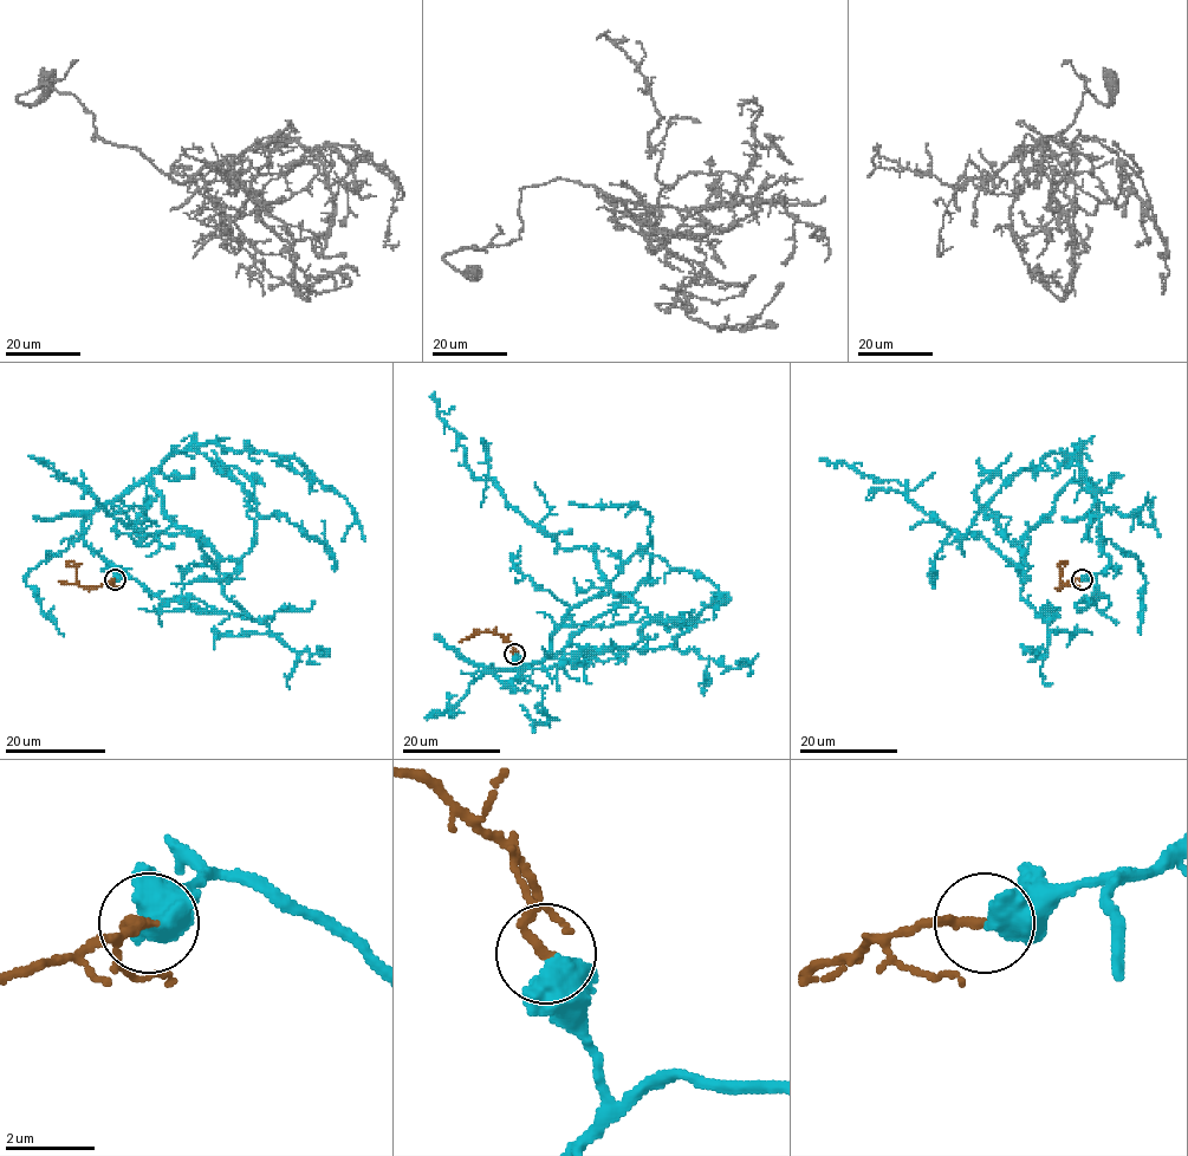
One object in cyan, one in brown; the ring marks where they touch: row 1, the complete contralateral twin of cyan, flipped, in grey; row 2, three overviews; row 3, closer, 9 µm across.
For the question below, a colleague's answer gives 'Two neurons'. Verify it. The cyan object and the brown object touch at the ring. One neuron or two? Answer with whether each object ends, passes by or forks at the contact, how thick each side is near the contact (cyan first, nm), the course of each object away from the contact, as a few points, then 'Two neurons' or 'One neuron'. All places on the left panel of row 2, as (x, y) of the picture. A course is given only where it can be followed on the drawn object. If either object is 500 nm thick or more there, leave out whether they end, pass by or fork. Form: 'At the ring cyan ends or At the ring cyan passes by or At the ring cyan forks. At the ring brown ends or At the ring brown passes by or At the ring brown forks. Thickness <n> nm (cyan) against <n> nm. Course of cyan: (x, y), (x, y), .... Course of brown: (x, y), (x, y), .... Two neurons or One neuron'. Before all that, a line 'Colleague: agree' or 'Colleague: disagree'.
Colleague: disagree
Thickness 500 nm (cyan) against 200 nm. Course of cyan: (116, 579), (84, 520), (145, 480), (216, 556), (193, 536), (129, 528), (34, 456). Course of brown: (116, 579), (83, 588), (77, 580), (77, 565), (72, 562), (67, 564), (75, 565). One neuron

